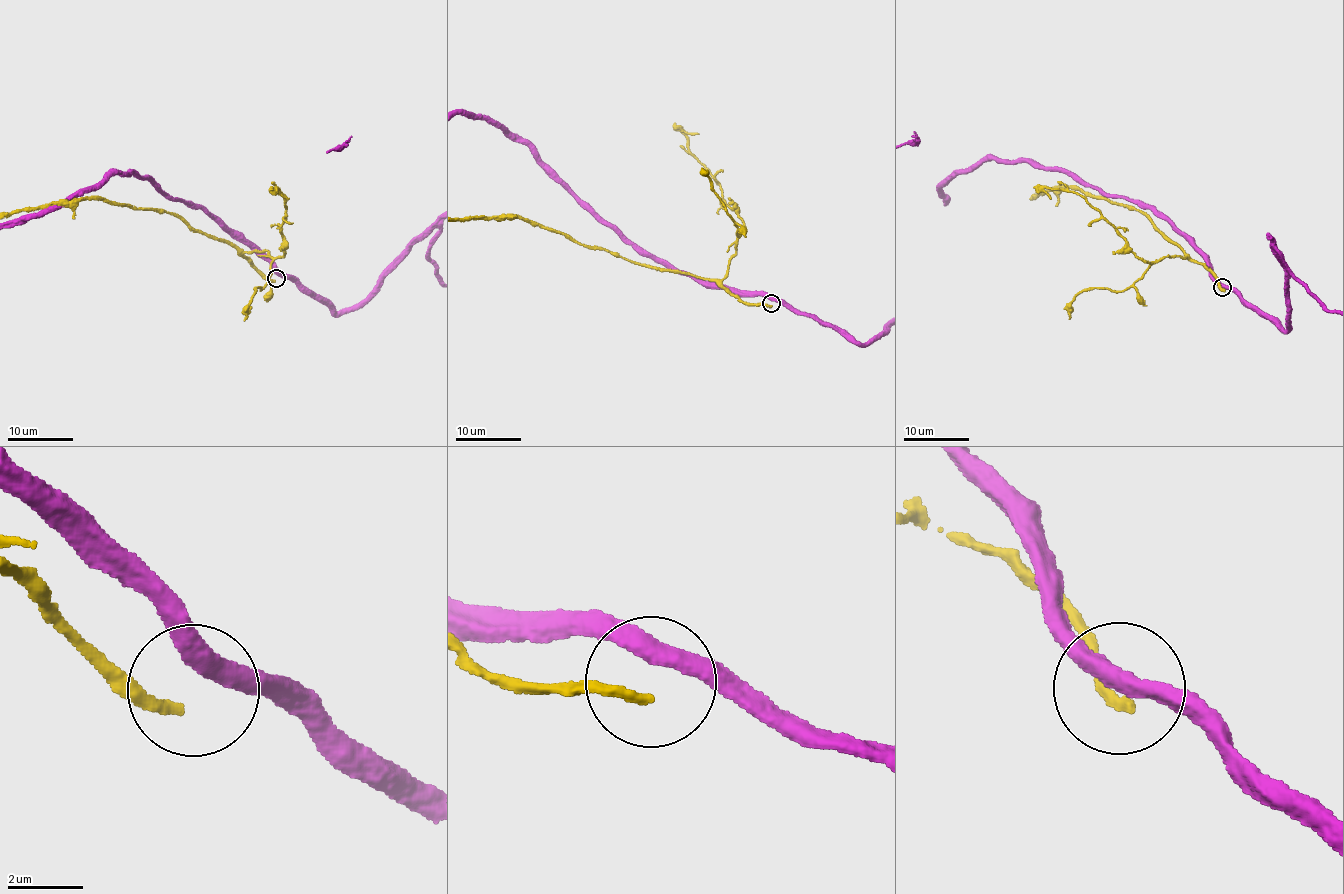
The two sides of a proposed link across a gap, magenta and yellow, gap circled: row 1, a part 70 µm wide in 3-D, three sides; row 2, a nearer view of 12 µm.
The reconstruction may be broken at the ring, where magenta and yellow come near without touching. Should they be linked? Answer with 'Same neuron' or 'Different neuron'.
Different neuron

